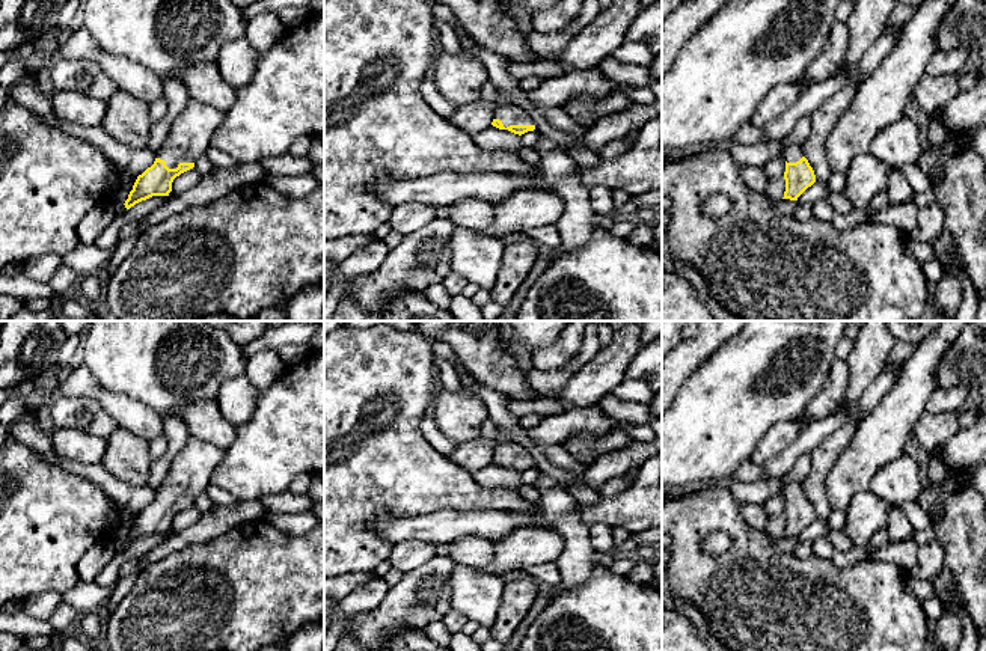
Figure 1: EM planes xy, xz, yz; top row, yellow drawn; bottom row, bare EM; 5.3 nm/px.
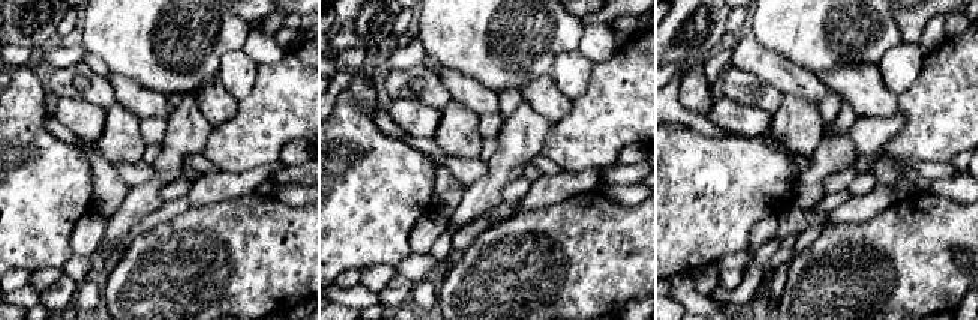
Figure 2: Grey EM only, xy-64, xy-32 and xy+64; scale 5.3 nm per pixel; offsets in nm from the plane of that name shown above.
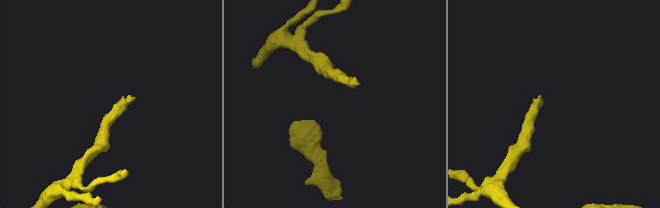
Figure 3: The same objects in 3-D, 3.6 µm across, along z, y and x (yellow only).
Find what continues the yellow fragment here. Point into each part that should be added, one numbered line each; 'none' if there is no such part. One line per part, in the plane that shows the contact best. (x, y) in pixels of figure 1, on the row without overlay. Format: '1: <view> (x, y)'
1: xz (510, 451)

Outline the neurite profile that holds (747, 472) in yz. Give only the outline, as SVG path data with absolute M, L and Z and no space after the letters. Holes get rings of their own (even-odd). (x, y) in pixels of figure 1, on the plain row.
M749 458L745 460L736 470L733 475L733 479L740 481L740 482L757 482L761 479L766 479L767 475L764 473L764 470L754 464Z

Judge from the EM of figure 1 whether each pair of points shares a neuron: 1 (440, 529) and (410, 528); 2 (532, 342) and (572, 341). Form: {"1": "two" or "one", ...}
{"1": "one", "2": "two"}

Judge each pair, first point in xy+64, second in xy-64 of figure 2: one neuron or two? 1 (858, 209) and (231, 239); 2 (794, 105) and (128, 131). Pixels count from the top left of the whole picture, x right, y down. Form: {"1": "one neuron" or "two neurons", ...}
{"1": "two neurons", "2": "one neuron"}

